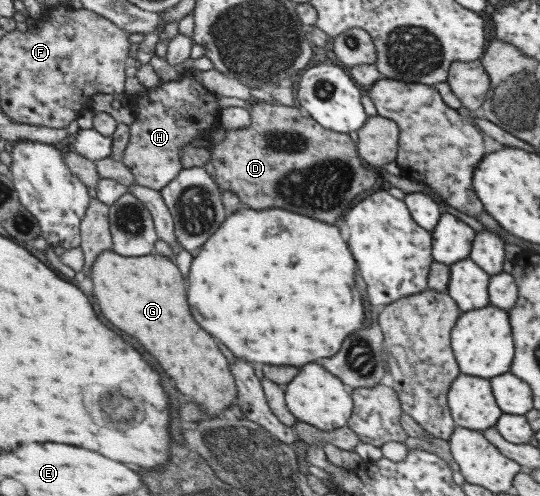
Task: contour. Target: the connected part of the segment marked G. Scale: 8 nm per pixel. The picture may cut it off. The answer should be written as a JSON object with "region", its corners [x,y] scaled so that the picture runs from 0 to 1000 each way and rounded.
{"region":[[[193,504],[178,516],[167,536],[167,565],[170,589],[178,597],[178,613],[185,617],[185,629],[196,645],[204,645],[211,657],[219,657],[237,677],[252,681],[259,698],[289,722],[296,742],[326,770],[326,786],[356,798],[359,810],[381,831],[385,839],[398,835],[409,839],[409,829],[433,813],[437,798],[435,772],[422,746],[419,722],[404,710],[393,677],[381,677],[374,661],[356,645],[348,613],[344,613],[344,577],[330,548],[324,530],[311,520],[293,514],[289,508],[274,516],[230,518]]]}

